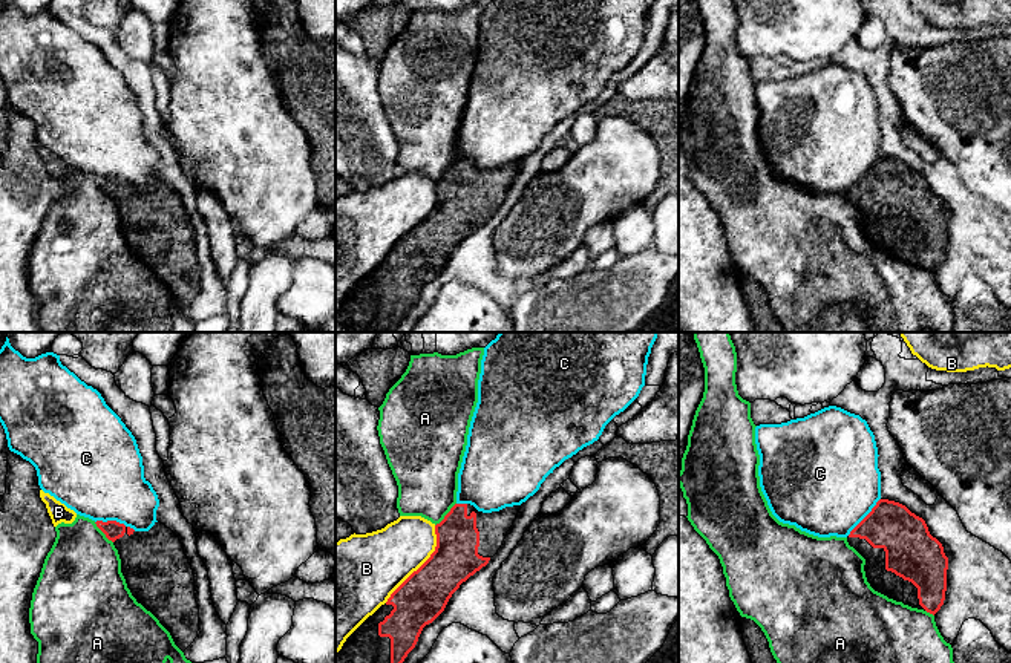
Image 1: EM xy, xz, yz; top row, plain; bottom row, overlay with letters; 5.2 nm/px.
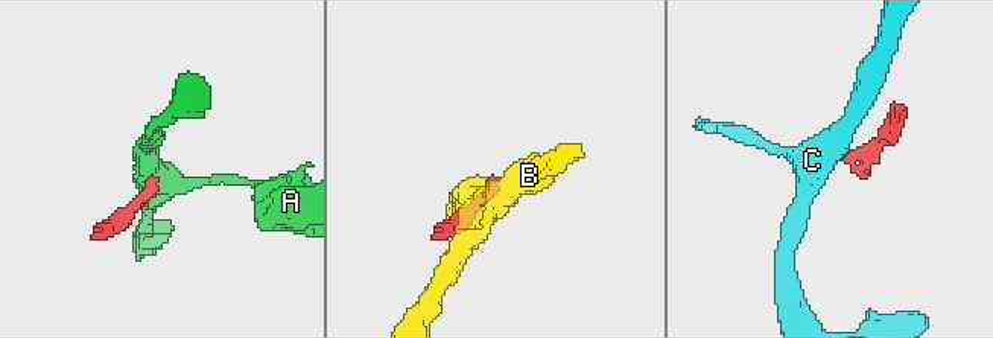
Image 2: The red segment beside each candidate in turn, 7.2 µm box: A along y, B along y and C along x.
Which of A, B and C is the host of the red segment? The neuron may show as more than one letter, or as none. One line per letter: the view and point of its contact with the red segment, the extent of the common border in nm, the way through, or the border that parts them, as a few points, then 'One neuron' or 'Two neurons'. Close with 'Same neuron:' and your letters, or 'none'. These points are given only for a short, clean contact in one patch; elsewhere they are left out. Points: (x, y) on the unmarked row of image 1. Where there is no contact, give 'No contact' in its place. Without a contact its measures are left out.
A: Touches red at xz (446, 172). Shared border 170 nm. Two neurons
B: Touches red at xz (423, 221). Shared border 480 nm. Two neurons
C: Touches red at xy (115, 178). Shared border 220 nm. Boundary: xy (95, 178), (118, 178), (135, 187). Two neurons
Same neuron: none

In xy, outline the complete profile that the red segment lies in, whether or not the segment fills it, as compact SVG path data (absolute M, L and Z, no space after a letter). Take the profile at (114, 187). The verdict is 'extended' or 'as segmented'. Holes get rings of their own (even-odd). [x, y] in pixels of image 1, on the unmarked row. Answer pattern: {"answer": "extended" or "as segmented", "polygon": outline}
{"answer": "extended", "polygon": "M116 178L95 181L118 207L121 230L132 253L159 277L184 309L198 294L199 265L195 253L195 231L179 194L161 179L155 179L149 188L135 188Z"}

